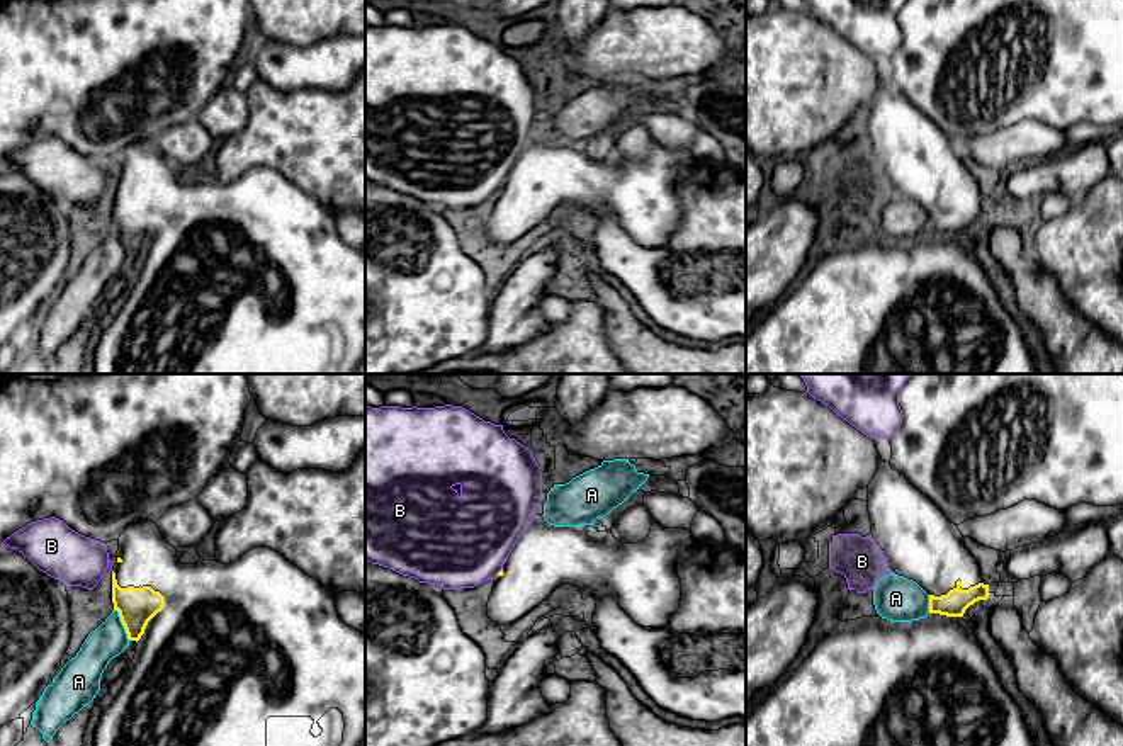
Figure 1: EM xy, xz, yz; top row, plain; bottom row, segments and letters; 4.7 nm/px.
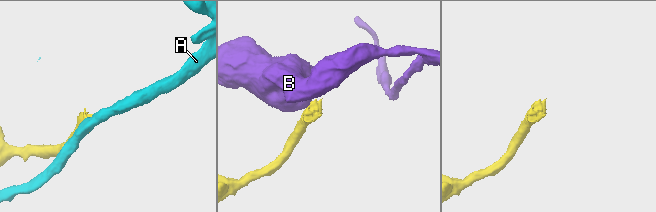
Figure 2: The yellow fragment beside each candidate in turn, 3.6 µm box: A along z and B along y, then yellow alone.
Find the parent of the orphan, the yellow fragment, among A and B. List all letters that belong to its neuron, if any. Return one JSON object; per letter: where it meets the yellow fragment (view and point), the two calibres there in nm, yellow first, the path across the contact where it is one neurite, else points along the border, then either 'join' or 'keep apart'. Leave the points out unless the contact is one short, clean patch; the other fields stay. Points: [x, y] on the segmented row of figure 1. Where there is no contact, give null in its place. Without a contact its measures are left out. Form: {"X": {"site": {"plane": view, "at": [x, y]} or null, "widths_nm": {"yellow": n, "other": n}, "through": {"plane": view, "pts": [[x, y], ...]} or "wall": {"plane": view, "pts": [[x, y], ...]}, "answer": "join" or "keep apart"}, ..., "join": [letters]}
{"A": {"site": {"plane": "xy", "at": [123, 624]}, "widths_nm": {"yellow": 180, "other": 170}, "answer": "keep apart"}, "B": {"site": {"plane": "xz", "at": [500, 571]}, "widths_nm": {"yellow": 20, "other": 440}, "wall": {"plane": "xz", "pts": [[502, 568], [496, 575]]}, "answer": "keep apart"}, "join": []}

